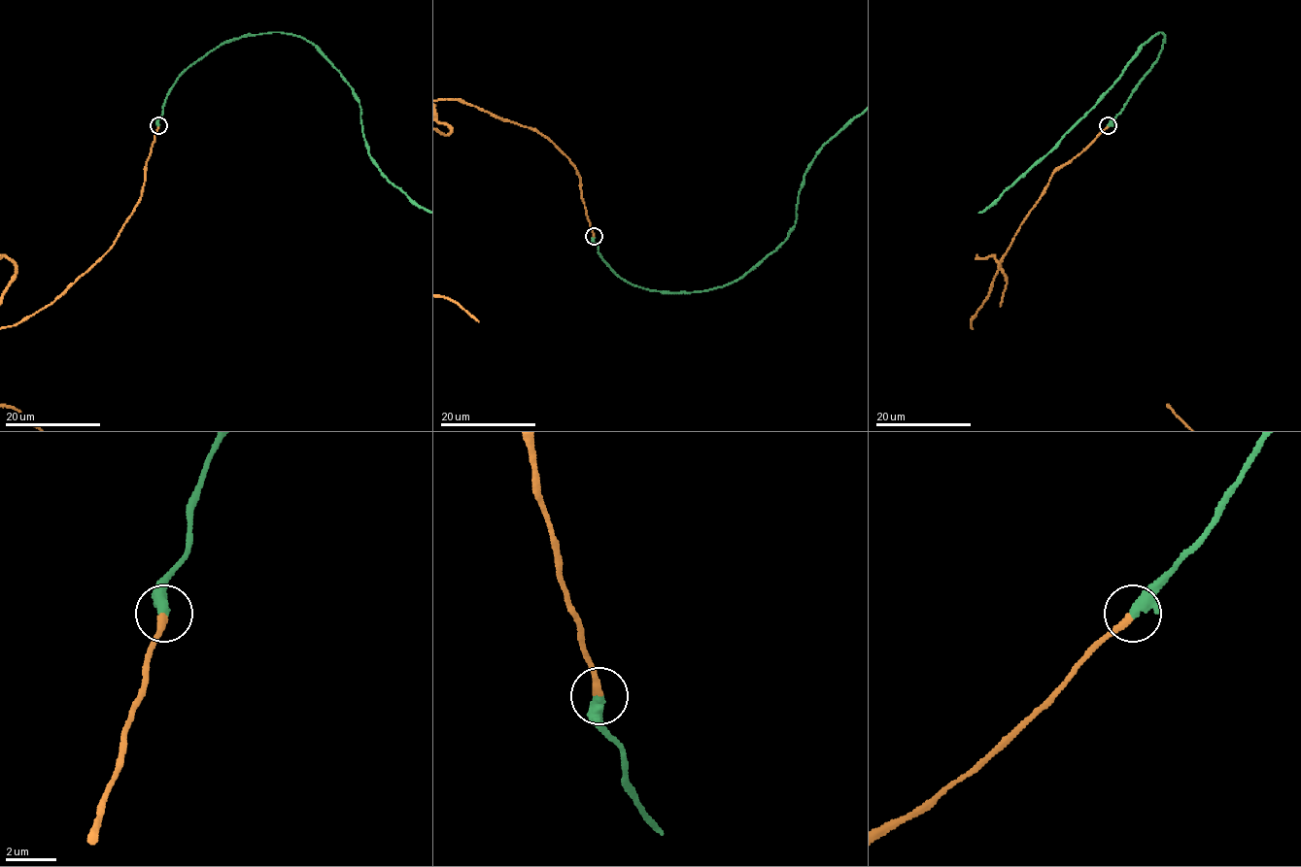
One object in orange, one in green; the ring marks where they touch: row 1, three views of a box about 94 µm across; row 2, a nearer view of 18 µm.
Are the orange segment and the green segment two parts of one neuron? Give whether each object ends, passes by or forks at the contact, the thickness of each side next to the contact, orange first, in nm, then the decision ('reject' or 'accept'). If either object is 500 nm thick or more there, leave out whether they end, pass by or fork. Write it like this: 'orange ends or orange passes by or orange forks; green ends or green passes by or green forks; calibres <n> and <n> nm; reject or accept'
orange ends; green ends; calibres 300 and 460 nm; accept

